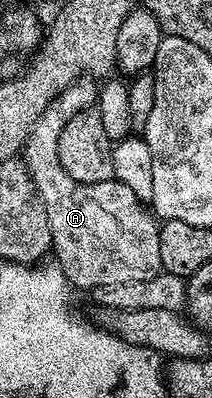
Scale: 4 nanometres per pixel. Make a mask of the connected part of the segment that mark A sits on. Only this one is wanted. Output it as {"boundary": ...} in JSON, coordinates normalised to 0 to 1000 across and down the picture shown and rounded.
{"boundary":[[[373,201],[269,236],[189,302],[170,302],[94,384],[99,405],[118,407],[151,462],[226,533],[245,638],[274,646],[259,648],[264,663],[335,721],[406,734],[439,734],[491,714],[717,704],[769,686],[745,580],[755,558],[679,515],[675,500],[552,452],[453,462],[340,452],[283,412],[274,344],[283,332],[302,332],[302,312],[340,302],[358,281],[429,274],[458,251],[462,216],[425,201]]]}

